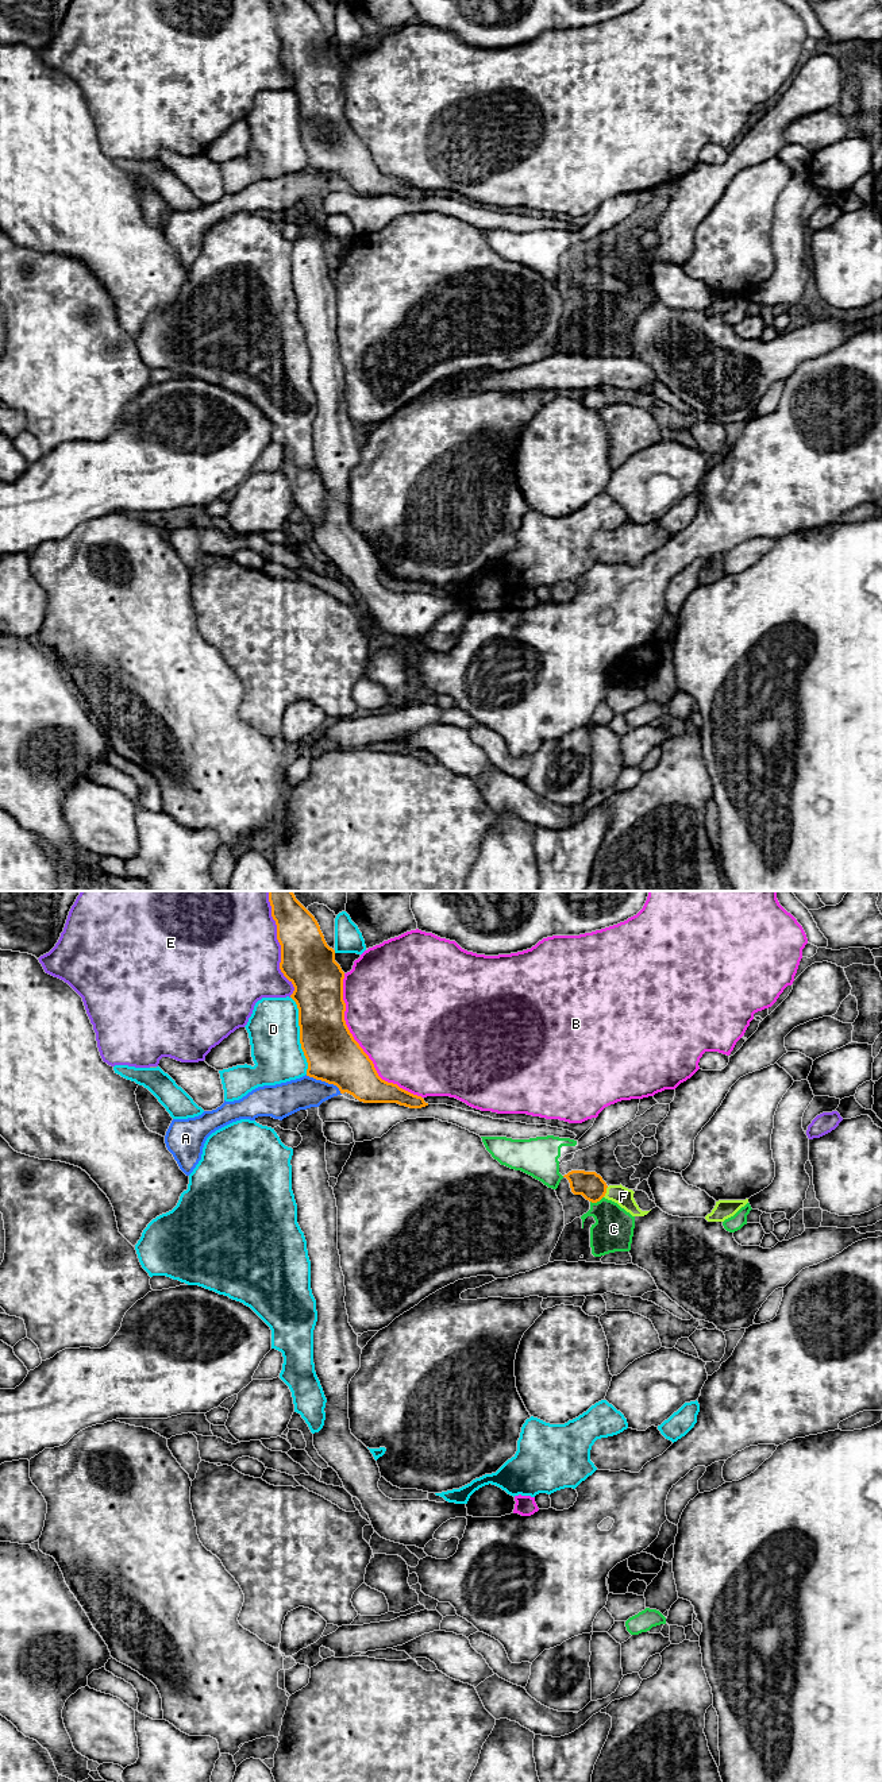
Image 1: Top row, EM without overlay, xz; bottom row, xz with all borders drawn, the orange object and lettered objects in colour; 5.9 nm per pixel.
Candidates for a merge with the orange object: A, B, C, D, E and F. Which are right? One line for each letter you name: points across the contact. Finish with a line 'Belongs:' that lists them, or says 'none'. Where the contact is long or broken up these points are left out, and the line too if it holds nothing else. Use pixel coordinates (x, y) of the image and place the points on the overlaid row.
F: across xz (589, 1184), (605, 1192), (615, 1192), (623, 1196)
Belongs: F

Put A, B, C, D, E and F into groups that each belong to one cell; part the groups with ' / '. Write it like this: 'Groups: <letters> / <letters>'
Groups: A / B / C / D / E / F

